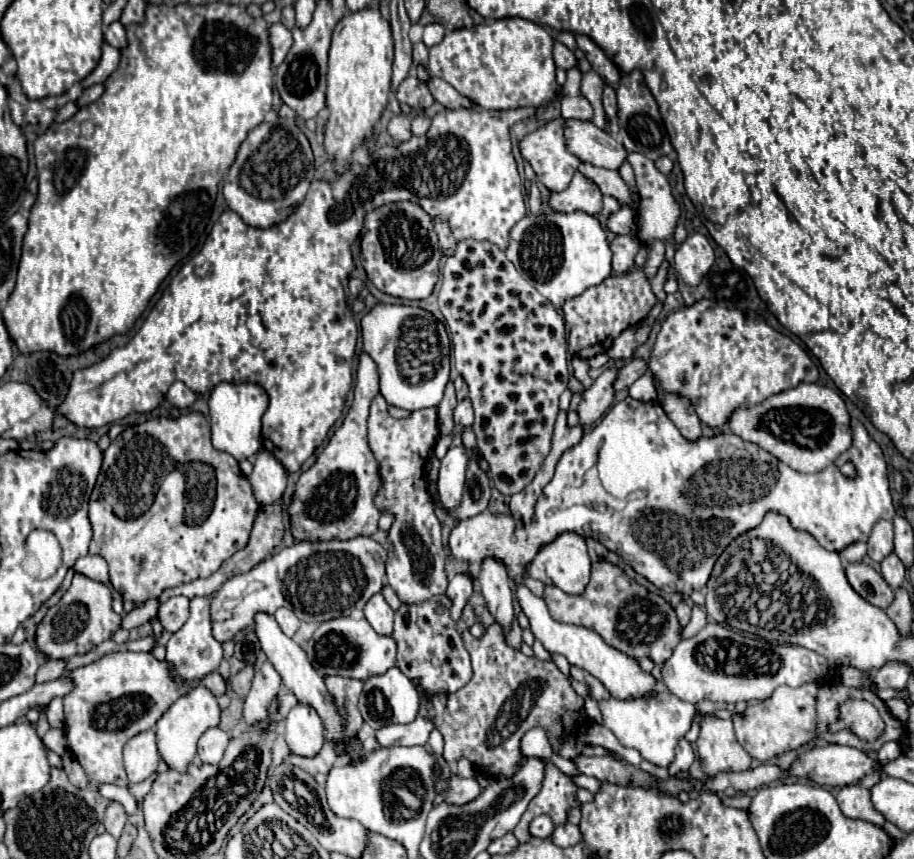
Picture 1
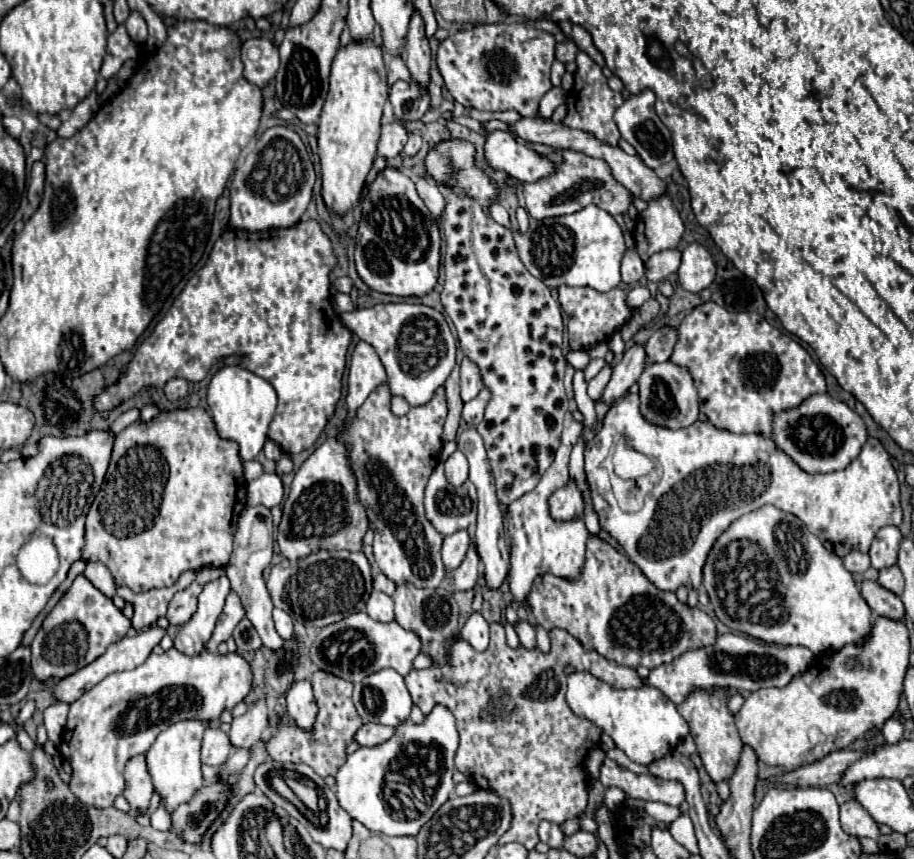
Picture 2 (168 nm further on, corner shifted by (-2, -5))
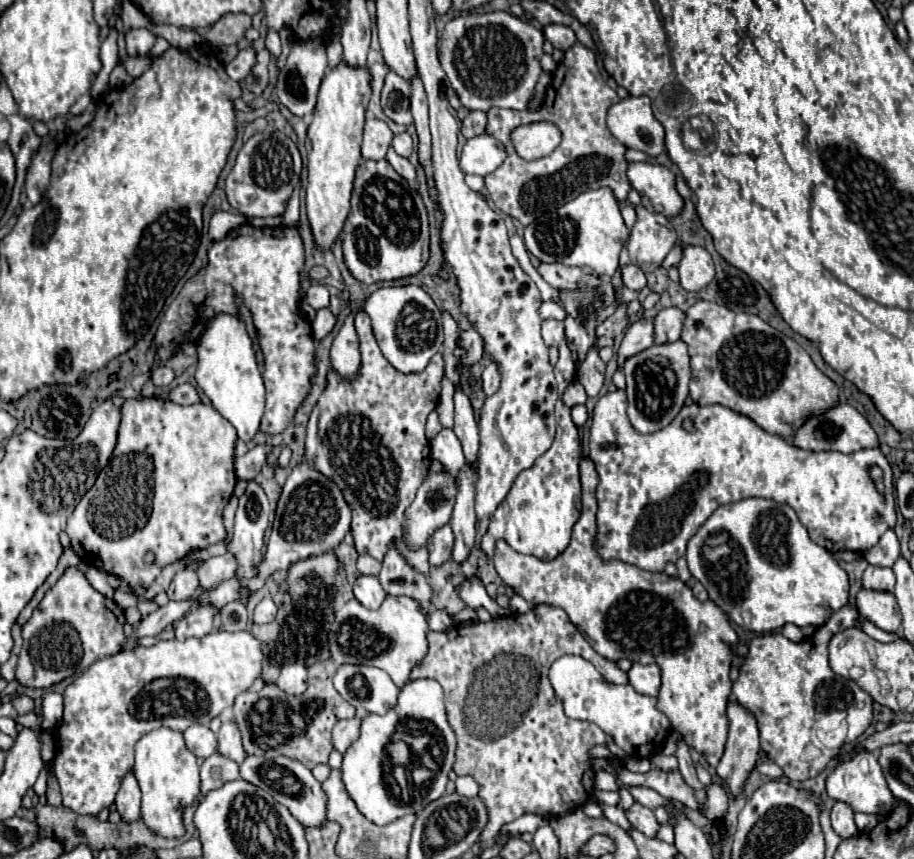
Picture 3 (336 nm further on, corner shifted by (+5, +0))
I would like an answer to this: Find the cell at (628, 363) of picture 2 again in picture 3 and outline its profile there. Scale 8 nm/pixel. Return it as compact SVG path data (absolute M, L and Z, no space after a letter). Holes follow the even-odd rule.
M644 316L640 320L636 320L628 330L626 336L622 340L620 346L620 356L618 356L618 364L624 364L624 360L628 356L634 356L646 348L650 348L654 344L654 318L652 316Z

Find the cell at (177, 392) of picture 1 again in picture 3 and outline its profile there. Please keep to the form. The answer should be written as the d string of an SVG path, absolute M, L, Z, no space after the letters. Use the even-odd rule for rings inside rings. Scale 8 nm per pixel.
M160 366L160 368L156 368L156 370L152 372L152 384L158 386L158 388L164 388L164 386L172 384L172 380L174 380L174 372L172 372L172 368Z

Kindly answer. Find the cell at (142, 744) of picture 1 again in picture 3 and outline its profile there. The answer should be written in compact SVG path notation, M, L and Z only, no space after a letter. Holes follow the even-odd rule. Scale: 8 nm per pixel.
M132 772L124 776L114 804L124 822L134 822L140 818L140 788Z

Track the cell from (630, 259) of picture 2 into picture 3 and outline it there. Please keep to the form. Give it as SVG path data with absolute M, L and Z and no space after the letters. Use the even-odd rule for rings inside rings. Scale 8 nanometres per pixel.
M634 264L624 266L622 278L624 278L624 286L630 288L630 290L634 290L634 292L640 292L640 290L646 286L646 276L644 276L644 272L642 272L638 266L634 266Z

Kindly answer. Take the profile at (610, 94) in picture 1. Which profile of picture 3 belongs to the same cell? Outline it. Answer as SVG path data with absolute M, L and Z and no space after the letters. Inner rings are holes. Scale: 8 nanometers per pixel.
M580 42L568 48L564 60L554 70L550 84L552 86L548 86L540 108L534 112L530 110L518 112L518 110L502 110L502 108L488 110L486 134L494 136L504 144L506 160L498 170L484 176L484 184L496 208L520 220L522 226L528 226L546 210L560 208L562 204L574 200L578 194L586 190L608 186L614 190L614 196L622 202L626 200L632 188L626 176L628 170L628 160L624 158L626 146L620 144L606 126L606 112L612 104L618 102L618 94L600 76L594 52L582 46ZM542 120L552 122L560 128L562 142L550 156L542 160L526 162L512 148L510 132L516 126L542 122Z

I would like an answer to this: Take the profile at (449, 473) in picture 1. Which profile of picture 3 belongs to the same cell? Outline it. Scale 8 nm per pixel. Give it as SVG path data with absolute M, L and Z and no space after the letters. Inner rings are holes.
M442 428L434 440L430 440L432 458L440 460L448 472L458 472L464 466L464 452L460 440L450 428Z

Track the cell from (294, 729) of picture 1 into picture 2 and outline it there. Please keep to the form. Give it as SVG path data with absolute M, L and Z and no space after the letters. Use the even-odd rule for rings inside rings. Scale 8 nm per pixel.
M295 681L287 691L287 715L301 731L313 731L317 719L317 703L309 681Z

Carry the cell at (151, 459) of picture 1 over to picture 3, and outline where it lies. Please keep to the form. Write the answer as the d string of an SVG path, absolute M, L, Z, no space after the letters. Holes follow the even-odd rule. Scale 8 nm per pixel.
M156 396L126 400L124 408L122 408L122 422L120 422L120 432L118 432L118 444L114 448L110 464L98 474L96 484L82 496L82 500L74 508L72 516L68 518L66 532L68 532L70 540L72 540L72 550L88 566L94 566L98 570L116 574L118 578L134 580L134 582L138 582L138 584L142 584L146 588L160 574L160 570L164 566L168 566L168 564L184 558L192 550L208 548L208 546L224 540L226 538L226 530L224 530L224 524L222 524L222 510L228 504L228 500L230 500L230 496L234 492L234 486L236 486L234 444L236 444L236 430L234 430L234 426L230 426L230 422L226 422L226 418L222 418L222 414L218 414L218 410L214 410L214 406L210 406L210 404L198 402L198 404L190 404L190 406L180 406L180 404L174 404L172 400L160 400ZM148 550L152 550L156 554L156 562L154 564L146 564L144 562L144 554Z

